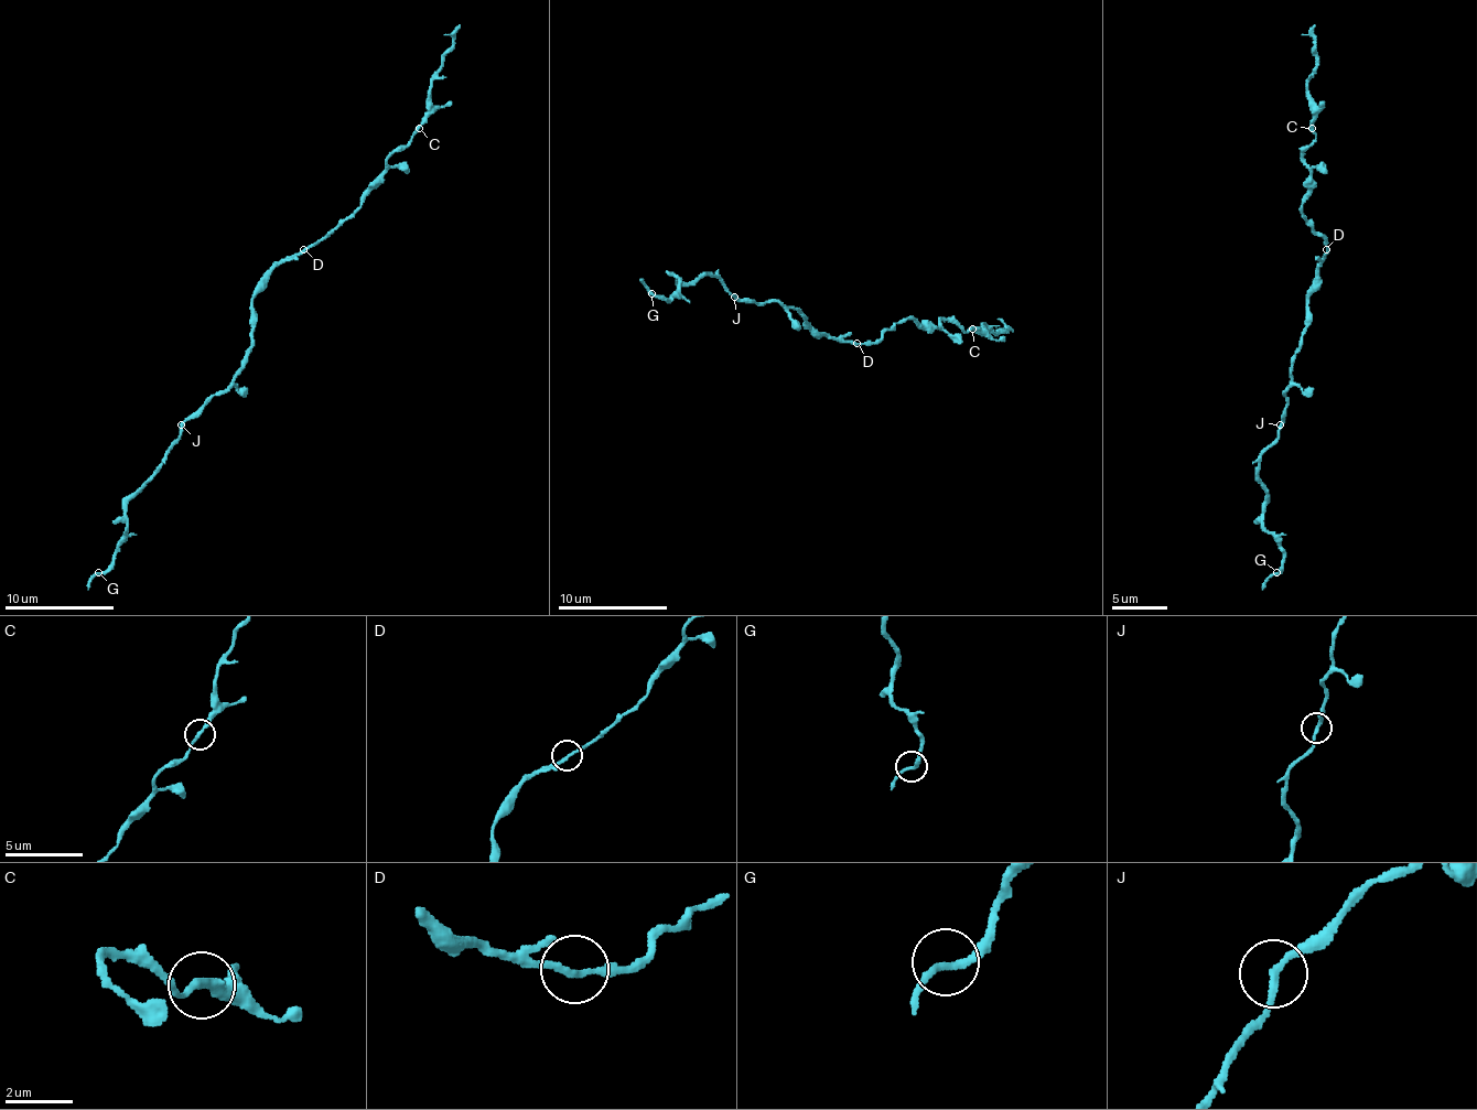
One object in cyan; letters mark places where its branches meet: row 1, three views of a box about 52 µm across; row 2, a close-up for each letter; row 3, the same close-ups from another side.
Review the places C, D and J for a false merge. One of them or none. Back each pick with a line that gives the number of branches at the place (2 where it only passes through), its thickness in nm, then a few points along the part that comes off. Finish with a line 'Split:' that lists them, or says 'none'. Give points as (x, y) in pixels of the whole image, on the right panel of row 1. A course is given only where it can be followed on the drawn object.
Split: none

